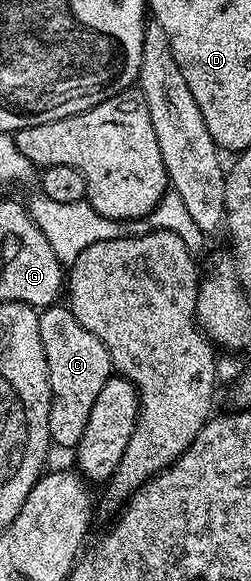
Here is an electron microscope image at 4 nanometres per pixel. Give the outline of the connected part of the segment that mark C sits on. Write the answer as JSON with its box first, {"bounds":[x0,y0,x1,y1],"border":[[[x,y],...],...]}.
{"bounds":[38,304,114,452],"border":[[[53,304],[43,307],[39,311],[38,332],[42,332],[42,348],[46,352],[46,368],[50,380],[50,392],[52,403],[50,404],[50,436],[53,447],[61,446],[68,452],[75,451],[77,444],[82,440],[82,432],[86,432],[86,420],[90,420],[90,408],[94,408],[94,400],[98,400],[98,392],[102,392],[102,384],[106,384],[108,378],[113,377],[114,371],[110,352],[78,320],[74,320],[72,311],[64,304]]]}

